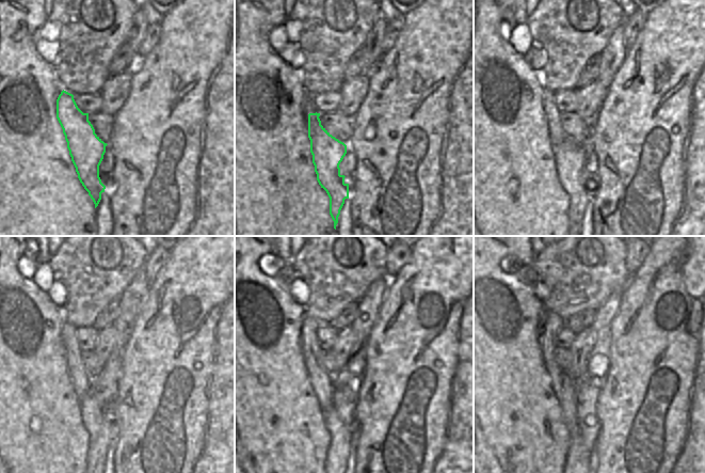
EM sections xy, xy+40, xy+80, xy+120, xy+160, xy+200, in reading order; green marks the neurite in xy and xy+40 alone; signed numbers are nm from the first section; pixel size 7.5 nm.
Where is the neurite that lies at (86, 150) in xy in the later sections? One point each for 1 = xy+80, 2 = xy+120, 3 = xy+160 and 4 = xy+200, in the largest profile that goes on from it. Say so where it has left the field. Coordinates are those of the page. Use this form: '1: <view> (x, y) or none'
1: xy+80 (570, 156)
2: xy+120 (94, 421)
3: xy+160 (340, 439)
4: xy+200 (578, 453)

